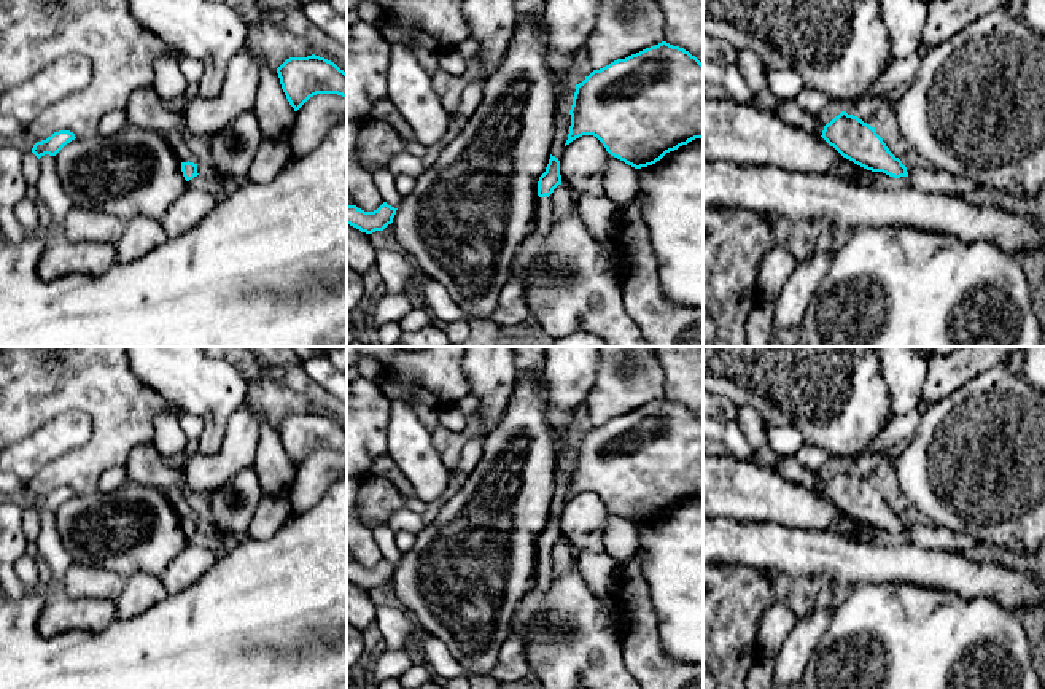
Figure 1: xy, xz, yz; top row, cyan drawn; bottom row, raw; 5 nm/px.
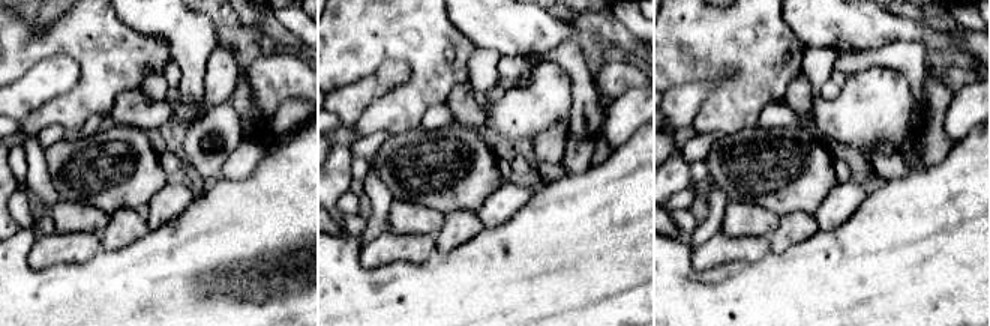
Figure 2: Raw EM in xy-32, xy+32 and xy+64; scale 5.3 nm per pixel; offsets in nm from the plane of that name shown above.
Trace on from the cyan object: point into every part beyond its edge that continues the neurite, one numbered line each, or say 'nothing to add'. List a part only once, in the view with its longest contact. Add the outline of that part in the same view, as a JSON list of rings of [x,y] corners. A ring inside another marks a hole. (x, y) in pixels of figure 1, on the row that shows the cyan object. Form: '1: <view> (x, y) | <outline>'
1: xz (544, 218) | [[[539,197],[538,199],[538,212],[534,215],[534,229],[539,232],[549,232],[550,226],[554,224],[555,216],[552,212],[552,200],[550,197]]]

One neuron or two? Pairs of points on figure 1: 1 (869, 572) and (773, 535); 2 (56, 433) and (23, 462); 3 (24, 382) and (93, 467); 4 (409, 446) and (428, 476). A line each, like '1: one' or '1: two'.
1: one
2: one
3: one
4: one

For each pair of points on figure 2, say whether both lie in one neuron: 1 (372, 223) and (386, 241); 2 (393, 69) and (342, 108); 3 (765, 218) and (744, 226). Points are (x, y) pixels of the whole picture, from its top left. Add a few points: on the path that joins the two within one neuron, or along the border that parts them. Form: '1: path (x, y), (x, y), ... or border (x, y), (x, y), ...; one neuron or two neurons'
1: border (386, 227), (363, 245); two neurons
2: path (381, 81), (354, 98); one neuron
3: path (761, 221), (749, 221); one neuron

